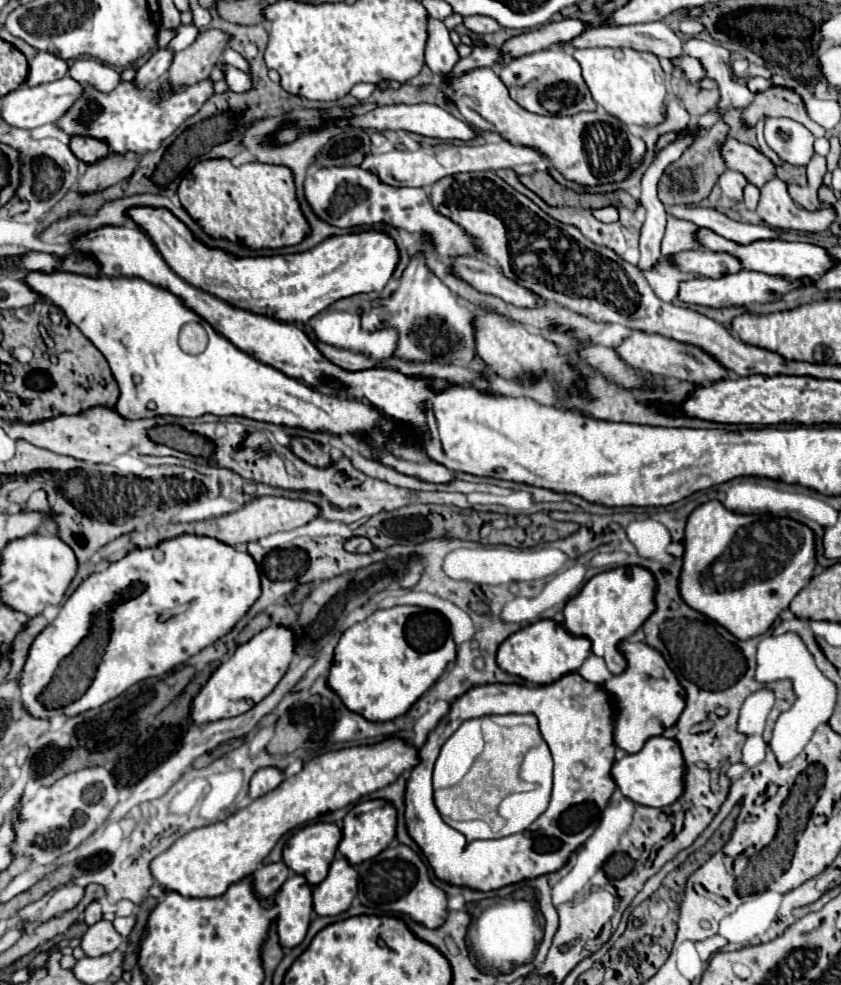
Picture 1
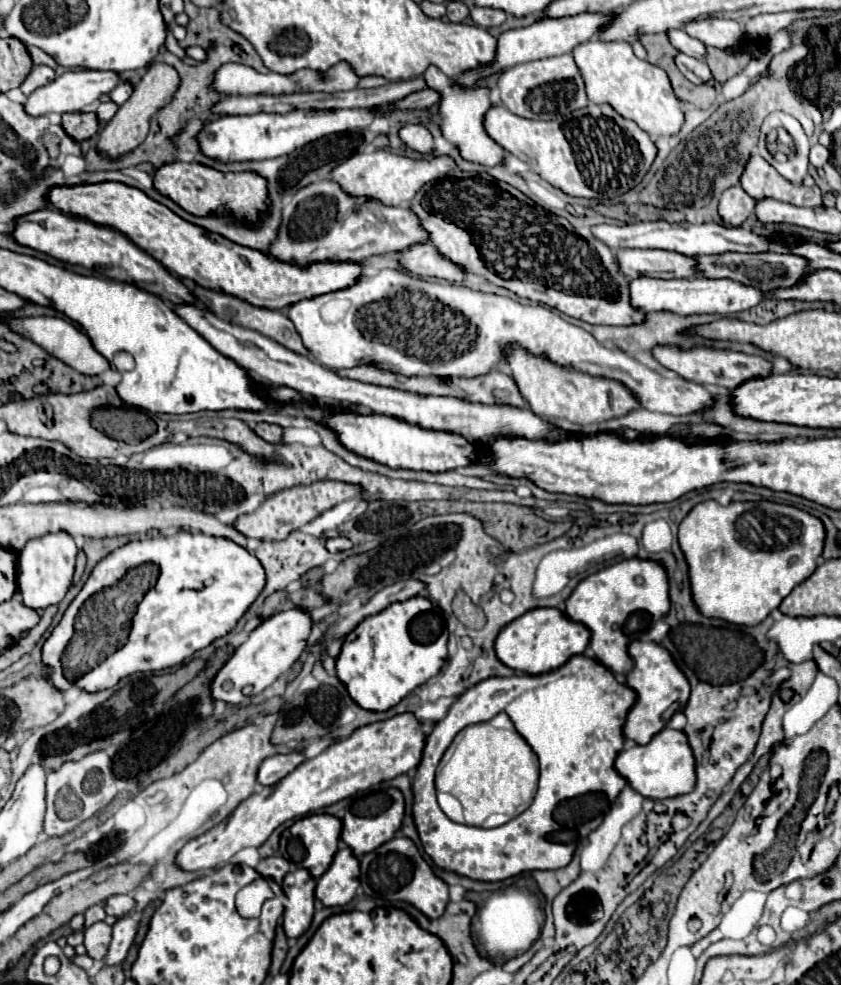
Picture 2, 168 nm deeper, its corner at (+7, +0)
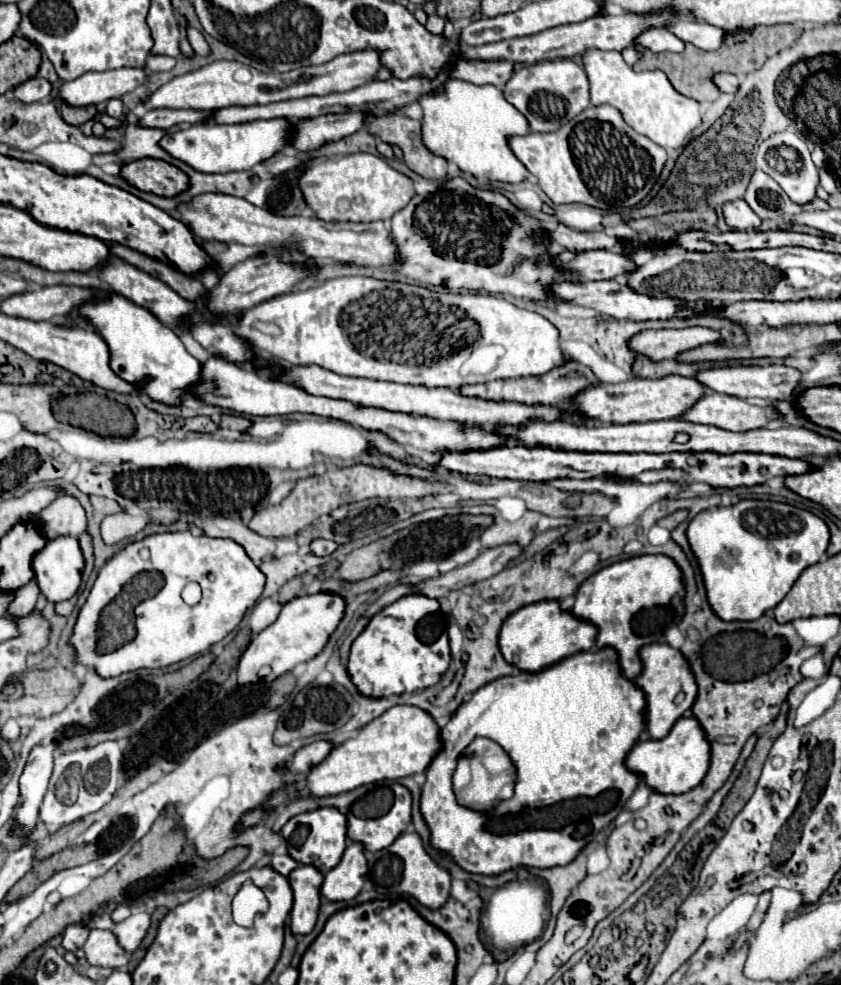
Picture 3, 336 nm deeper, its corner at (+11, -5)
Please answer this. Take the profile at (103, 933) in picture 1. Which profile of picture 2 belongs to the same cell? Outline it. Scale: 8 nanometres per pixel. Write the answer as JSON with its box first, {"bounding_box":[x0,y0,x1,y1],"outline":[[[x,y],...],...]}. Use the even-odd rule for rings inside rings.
{"bounding_box":[85,923,111,959],"outline":[[[95,923],[85,929],[85,947],[91,959],[105,959],[111,943],[111,927],[107,923]]]}

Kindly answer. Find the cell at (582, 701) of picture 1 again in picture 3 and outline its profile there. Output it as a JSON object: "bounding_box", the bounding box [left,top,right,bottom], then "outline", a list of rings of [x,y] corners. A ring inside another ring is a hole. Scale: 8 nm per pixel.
{"bounding_box":[421,648,645,876],"outline":[[[601,648],[601,650],[589,650],[589,652],[579,652],[579,654],[573,654],[541,672],[521,672],[517,676],[503,676],[503,678],[497,678],[489,684],[485,684],[483,688],[479,688],[469,700],[465,700],[457,712],[451,716],[451,720],[441,728],[441,734],[439,734],[439,740],[441,740],[441,750],[437,752],[437,756],[431,760],[429,768],[427,768],[427,780],[423,784],[423,790],[421,790],[421,814],[423,814],[423,820],[427,822],[429,826],[429,832],[431,832],[431,846],[441,852],[441,854],[447,854],[453,858],[453,862],[457,862],[465,872],[471,872],[471,874],[485,874],[485,876],[497,876],[497,874],[503,874],[511,868],[517,868],[517,866],[531,866],[531,868],[555,868],[555,866],[567,866],[571,860],[575,860],[575,856],[585,848],[587,842],[591,842],[599,830],[603,830],[605,826],[611,824],[611,820],[615,820],[615,816],[621,812],[623,804],[627,802],[627,798],[633,794],[635,786],[639,784],[639,776],[629,772],[625,768],[625,756],[627,752],[633,748],[637,736],[641,734],[641,730],[645,728],[645,694],[631,682],[627,680],[623,674],[621,674],[621,668],[619,668],[619,662],[617,662],[617,652],[613,648]],[[477,736],[485,736],[485,738],[491,738],[495,740],[497,744],[501,744],[505,748],[505,752],[509,754],[509,758],[513,760],[515,768],[517,768],[517,784],[515,784],[515,796],[507,802],[501,802],[497,808],[499,812],[495,812],[491,818],[485,816],[485,814],[479,814],[479,812],[473,812],[469,808],[463,808],[455,802],[455,796],[453,796],[453,790],[451,790],[451,774],[453,774],[453,768],[457,764],[457,758],[461,754],[461,750]],[[491,822],[499,822],[499,832],[495,832],[491,828]]]}

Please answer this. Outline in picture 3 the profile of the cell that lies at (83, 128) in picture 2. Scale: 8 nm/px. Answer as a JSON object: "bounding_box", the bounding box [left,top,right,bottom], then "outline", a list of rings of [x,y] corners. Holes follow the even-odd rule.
{"bounding_box":[59,104,97,126],"outline":[[[59,104],[59,112],[61,112],[63,120],[65,120],[67,124],[71,124],[71,126],[81,126],[81,124],[93,120],[95,114],[97,114],[95,106],[87,106],[87,108],[71,108],[71,106],[67,106],[67,104]]]}

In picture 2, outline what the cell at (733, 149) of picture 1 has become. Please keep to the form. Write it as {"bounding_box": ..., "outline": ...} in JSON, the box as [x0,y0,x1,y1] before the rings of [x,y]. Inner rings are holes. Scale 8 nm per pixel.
{"bounding_box":[741,153,821,207],"outline":[[[759,153],[751,155],[743,171],[741,185],[753,199],[777,199],[799,207],[821,205],[821,189],[817,185],[803,187],[803,185],[789,183]]]}

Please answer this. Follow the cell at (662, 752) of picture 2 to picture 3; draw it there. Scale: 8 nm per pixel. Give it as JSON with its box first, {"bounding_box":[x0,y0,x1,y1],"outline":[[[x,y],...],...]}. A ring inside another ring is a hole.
{"bounding_box":[625,716,709,794],"outline":[[[683,716],[663,740],[645,740],[635,744],[627,754],[625,766],[639,774],[643,782],[659,794],[685,794],[703,780],[709,768],[709,742],[699,722],[693,716]]]}

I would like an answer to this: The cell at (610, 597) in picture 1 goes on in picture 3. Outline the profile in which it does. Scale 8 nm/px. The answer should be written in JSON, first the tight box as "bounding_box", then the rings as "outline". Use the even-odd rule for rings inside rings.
{"bounding_box":[571,556,683,680],"outline":[[[633,556],[589,576],[575,594],[571,614],[597,626],[597,648],[615,648],[623,676],[635,680],[641,672],[639,648],[659,642],[663,630],[683,618],[683,592],[681,570],[671,558]]]}

